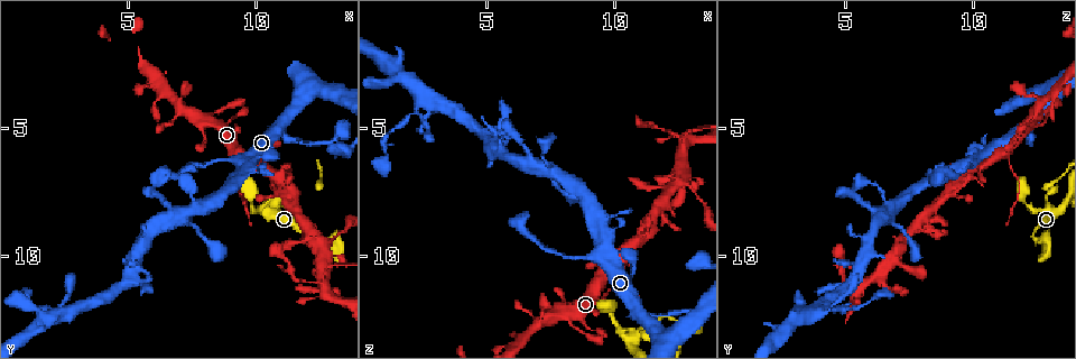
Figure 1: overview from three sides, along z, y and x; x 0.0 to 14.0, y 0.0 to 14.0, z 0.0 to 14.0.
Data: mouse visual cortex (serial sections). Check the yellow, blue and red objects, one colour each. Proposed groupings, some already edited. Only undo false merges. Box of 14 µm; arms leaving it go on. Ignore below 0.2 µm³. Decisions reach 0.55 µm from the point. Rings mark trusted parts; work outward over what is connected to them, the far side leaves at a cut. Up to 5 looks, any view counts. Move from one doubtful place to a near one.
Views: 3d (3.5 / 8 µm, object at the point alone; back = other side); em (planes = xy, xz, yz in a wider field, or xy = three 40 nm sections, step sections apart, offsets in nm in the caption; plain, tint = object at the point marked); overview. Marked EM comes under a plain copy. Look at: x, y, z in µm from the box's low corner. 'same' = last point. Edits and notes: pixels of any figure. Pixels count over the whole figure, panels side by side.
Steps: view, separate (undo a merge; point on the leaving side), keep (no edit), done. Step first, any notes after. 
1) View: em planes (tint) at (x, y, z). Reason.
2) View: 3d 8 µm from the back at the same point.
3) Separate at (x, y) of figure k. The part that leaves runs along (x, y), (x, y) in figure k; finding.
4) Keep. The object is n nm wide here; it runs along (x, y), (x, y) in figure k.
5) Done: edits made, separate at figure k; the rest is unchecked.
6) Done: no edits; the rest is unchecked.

View: 3d 3.5 µm at (9.5, 6.3, 9.9). Three arms meet.

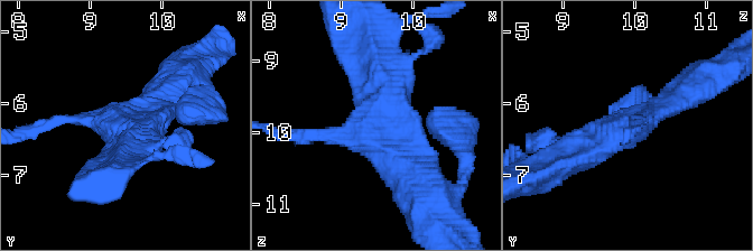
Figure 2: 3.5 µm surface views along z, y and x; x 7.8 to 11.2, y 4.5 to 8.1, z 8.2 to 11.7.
View: em xy step 1 (tint) at (9.45, 6.25, 10.00).

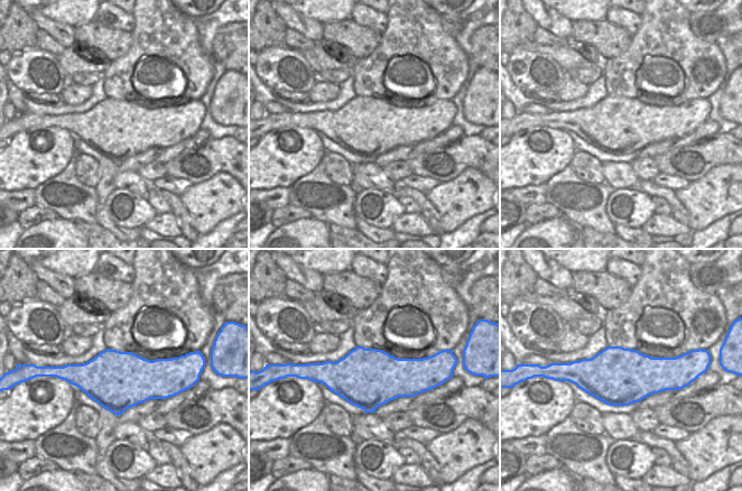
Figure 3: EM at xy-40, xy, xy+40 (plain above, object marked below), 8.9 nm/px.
Keep. The object is 550 nm wide here; it runs along (681, 87), (633, 126), (575, 147) in figure 2; continuous, no second cell.

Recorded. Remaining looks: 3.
View: 3d 3.5 µm at (10.2, 8.1, 12.9). Abrupt turn.

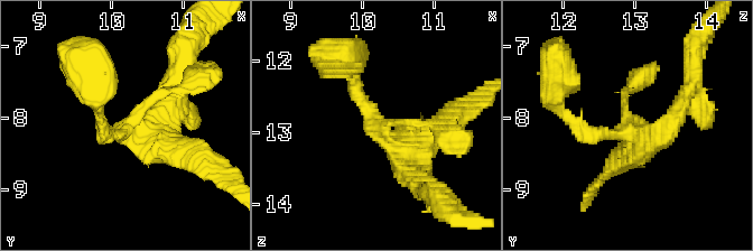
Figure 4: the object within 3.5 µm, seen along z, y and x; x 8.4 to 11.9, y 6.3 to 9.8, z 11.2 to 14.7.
View: em xy step 2 (tint) at (10.15, 8.20, 13.00). Shape alone is not enough.

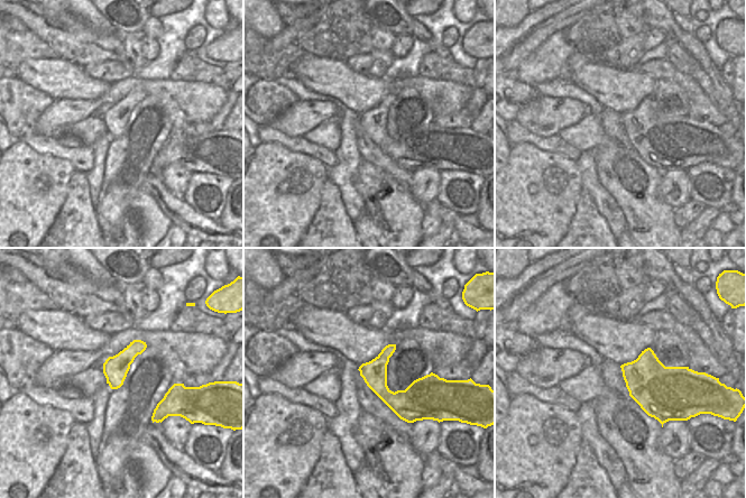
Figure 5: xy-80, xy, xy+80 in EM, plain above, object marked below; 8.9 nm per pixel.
Keep. One cell here.

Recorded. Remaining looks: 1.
Done: no edits; the rest is unchecked.

